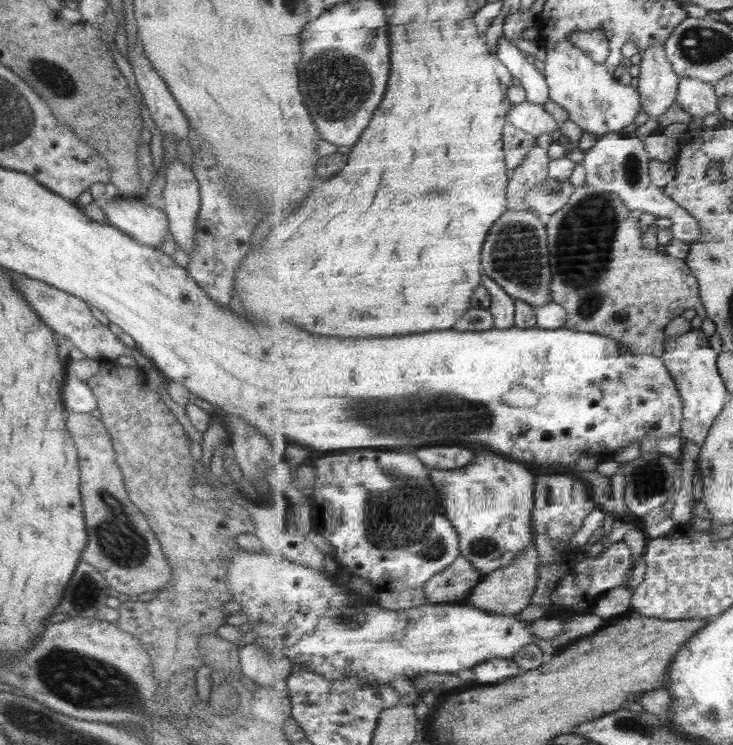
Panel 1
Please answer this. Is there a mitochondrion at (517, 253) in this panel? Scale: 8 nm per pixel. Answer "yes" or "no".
yes

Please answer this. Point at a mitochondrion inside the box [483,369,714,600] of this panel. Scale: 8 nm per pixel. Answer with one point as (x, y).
(655, 482)

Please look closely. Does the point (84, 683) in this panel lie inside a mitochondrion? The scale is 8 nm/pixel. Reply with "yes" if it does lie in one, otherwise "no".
yes

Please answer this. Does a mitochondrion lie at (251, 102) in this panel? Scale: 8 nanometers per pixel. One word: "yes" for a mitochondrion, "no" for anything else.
no

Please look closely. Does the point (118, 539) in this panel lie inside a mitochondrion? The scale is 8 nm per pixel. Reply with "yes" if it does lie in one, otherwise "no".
yes

